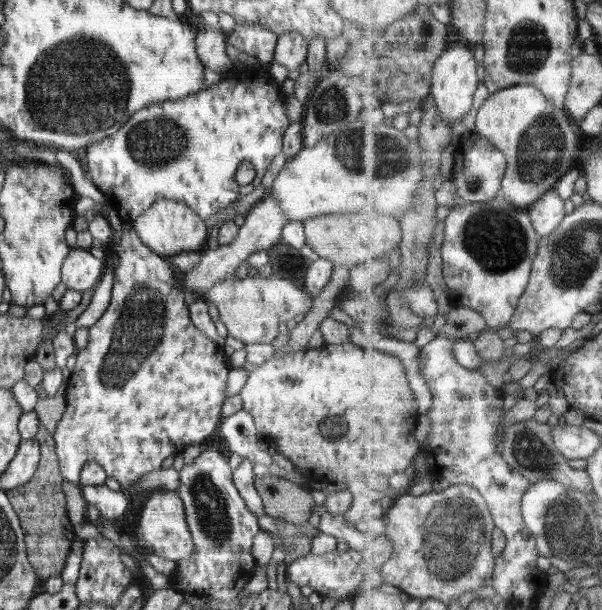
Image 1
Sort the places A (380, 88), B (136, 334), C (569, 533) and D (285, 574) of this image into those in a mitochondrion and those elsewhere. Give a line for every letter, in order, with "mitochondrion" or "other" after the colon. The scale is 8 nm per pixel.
A: other
B: mitochondrion
C: mitochondrion
D: other

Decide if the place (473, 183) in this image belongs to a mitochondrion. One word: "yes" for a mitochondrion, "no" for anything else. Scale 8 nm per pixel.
yes

